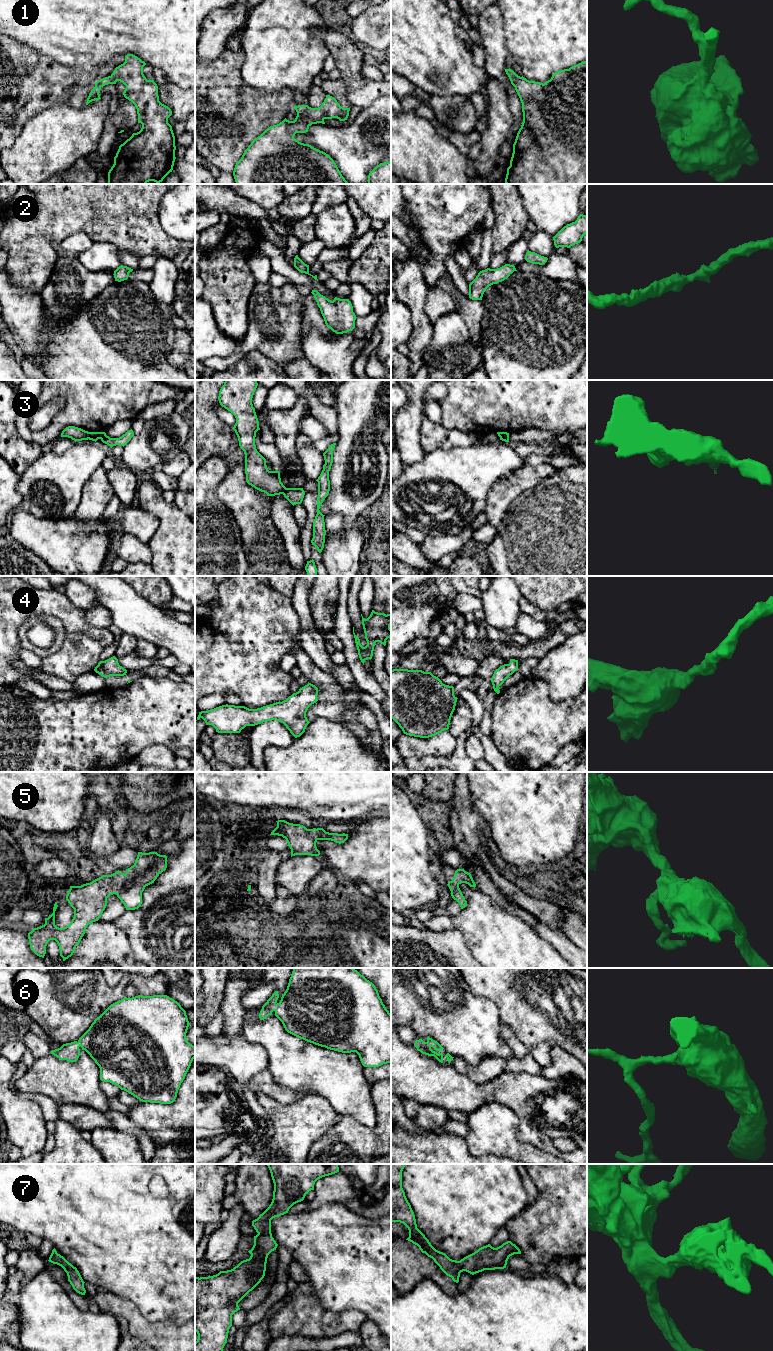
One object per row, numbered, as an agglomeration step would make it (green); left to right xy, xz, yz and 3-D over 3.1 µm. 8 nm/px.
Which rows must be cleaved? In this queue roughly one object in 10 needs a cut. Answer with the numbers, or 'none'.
3

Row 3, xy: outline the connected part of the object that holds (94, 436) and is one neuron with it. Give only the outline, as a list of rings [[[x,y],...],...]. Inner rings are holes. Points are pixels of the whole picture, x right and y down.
[[[133,430],[127,431],[125,434],[123,434],[119,438],[110,438],[106,435],[105,432],[89,432],[89,440],[97,441],[100,439],[103,443],[107,444],[111,448],[116,445],[125,446],[131,438],[134,436]]]

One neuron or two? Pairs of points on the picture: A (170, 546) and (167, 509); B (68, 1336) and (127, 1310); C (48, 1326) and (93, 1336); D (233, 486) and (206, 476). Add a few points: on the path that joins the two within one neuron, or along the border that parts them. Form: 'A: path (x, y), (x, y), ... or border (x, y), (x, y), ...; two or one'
A: path (170, 537), (170, 518); one
B: border (100, 1311), (110, 1313), (115, 1317); two
C: path (59, 1329), (68, 1336), (82, 1336); one
D: border (231, 469), (216, 488), (216, 496), (223, 504); two

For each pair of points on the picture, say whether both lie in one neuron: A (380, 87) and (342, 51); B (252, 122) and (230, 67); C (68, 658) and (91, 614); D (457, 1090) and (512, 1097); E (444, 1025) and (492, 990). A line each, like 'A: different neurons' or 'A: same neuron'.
A: same neuron
B: same neuron
C: different neurons
D: same neuron
E: different neurons

